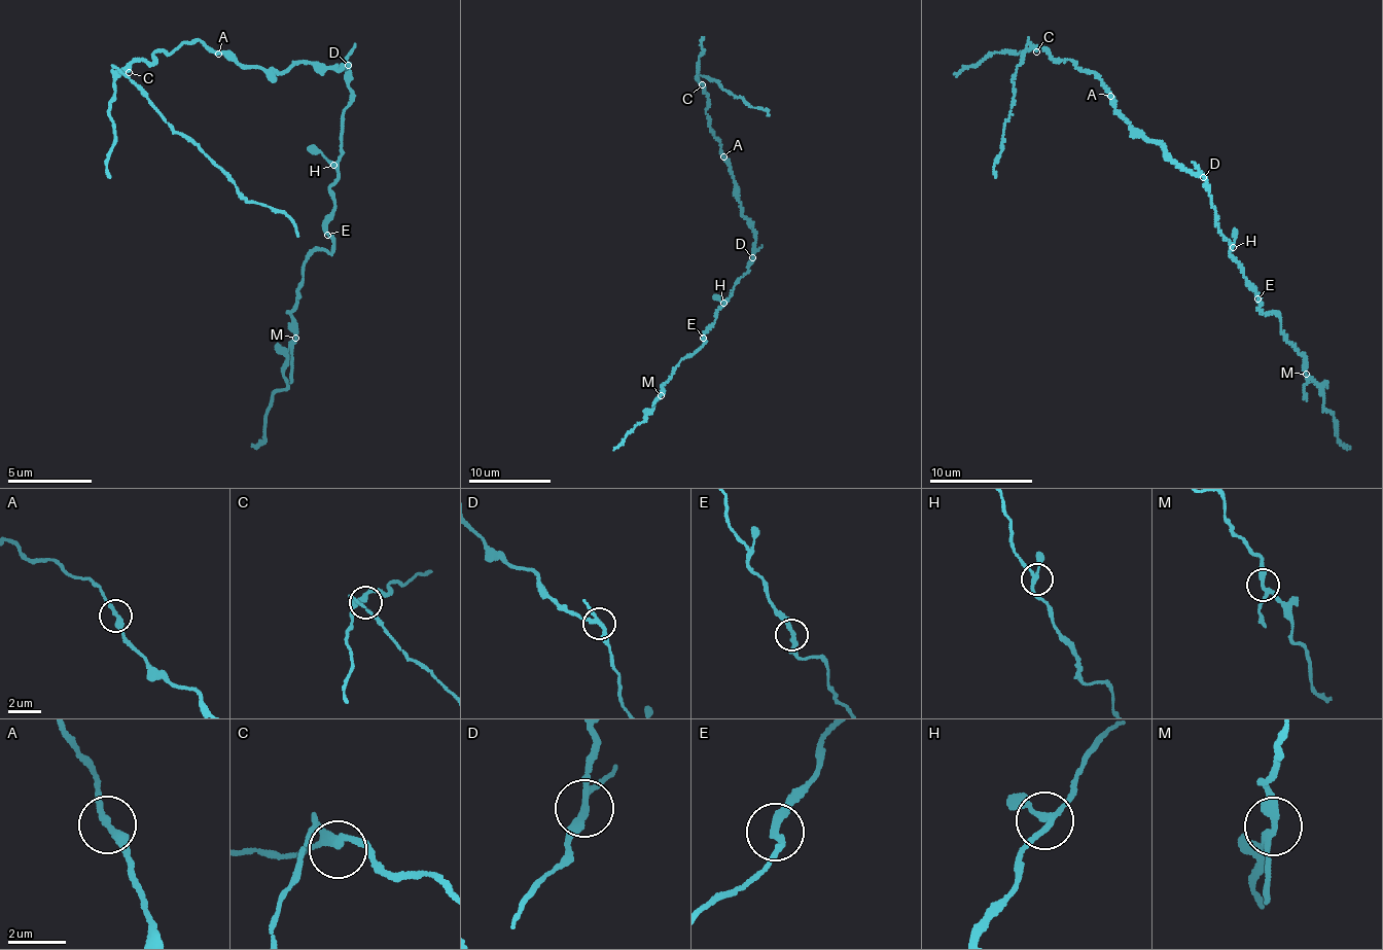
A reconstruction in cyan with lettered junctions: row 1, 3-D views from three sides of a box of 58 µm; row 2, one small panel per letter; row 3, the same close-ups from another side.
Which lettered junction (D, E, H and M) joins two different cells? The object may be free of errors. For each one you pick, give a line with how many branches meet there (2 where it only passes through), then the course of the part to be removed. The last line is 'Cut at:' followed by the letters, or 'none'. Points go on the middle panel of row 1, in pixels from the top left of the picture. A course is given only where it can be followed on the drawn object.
D: branches 3; course (752, 257), (755, 240), (706, 114), (707, 99), (699, 80), (713, 79), (769, 115)
Cut at: D

